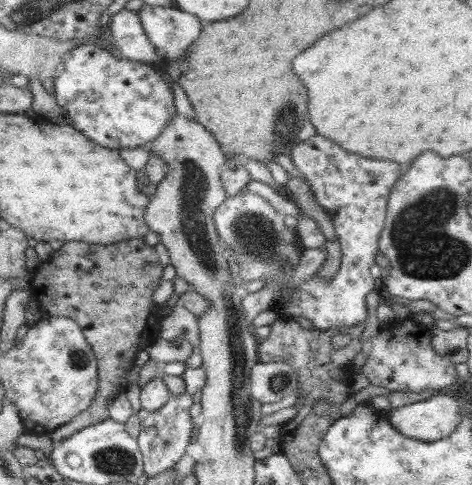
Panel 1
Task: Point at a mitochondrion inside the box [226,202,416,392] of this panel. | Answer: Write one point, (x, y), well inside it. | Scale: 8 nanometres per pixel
(259, 238)

